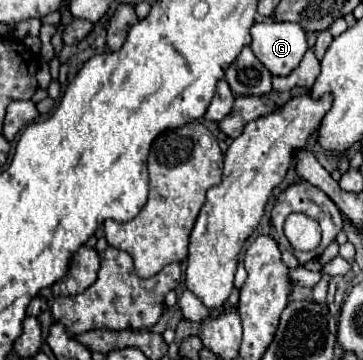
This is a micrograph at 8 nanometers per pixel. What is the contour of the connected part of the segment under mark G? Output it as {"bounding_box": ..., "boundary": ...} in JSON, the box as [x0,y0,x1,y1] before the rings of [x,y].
{"bounding_box":[252,21,308,75],"boundary":[[[260,21],[252,29],[252,51],[272,75],[288,75],[302,61],[308,45],[298,23]]]}

